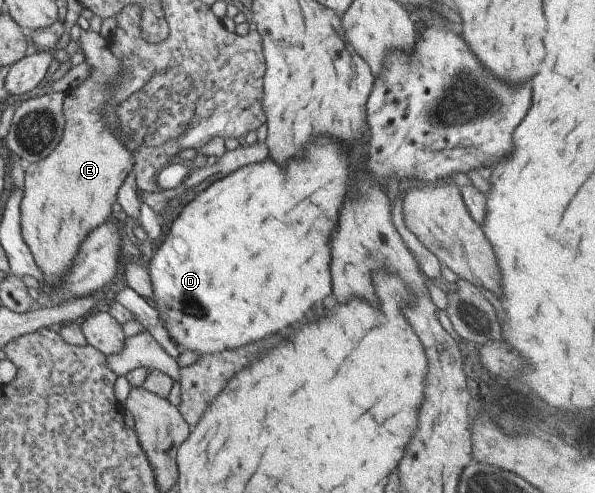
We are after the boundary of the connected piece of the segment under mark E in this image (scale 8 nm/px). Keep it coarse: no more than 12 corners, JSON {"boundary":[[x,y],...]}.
{"boundary":[[78,41],[53,152],[24,164],[20,233],[44,293],[113,214],[132,155],[102,120],[120,62]]}

